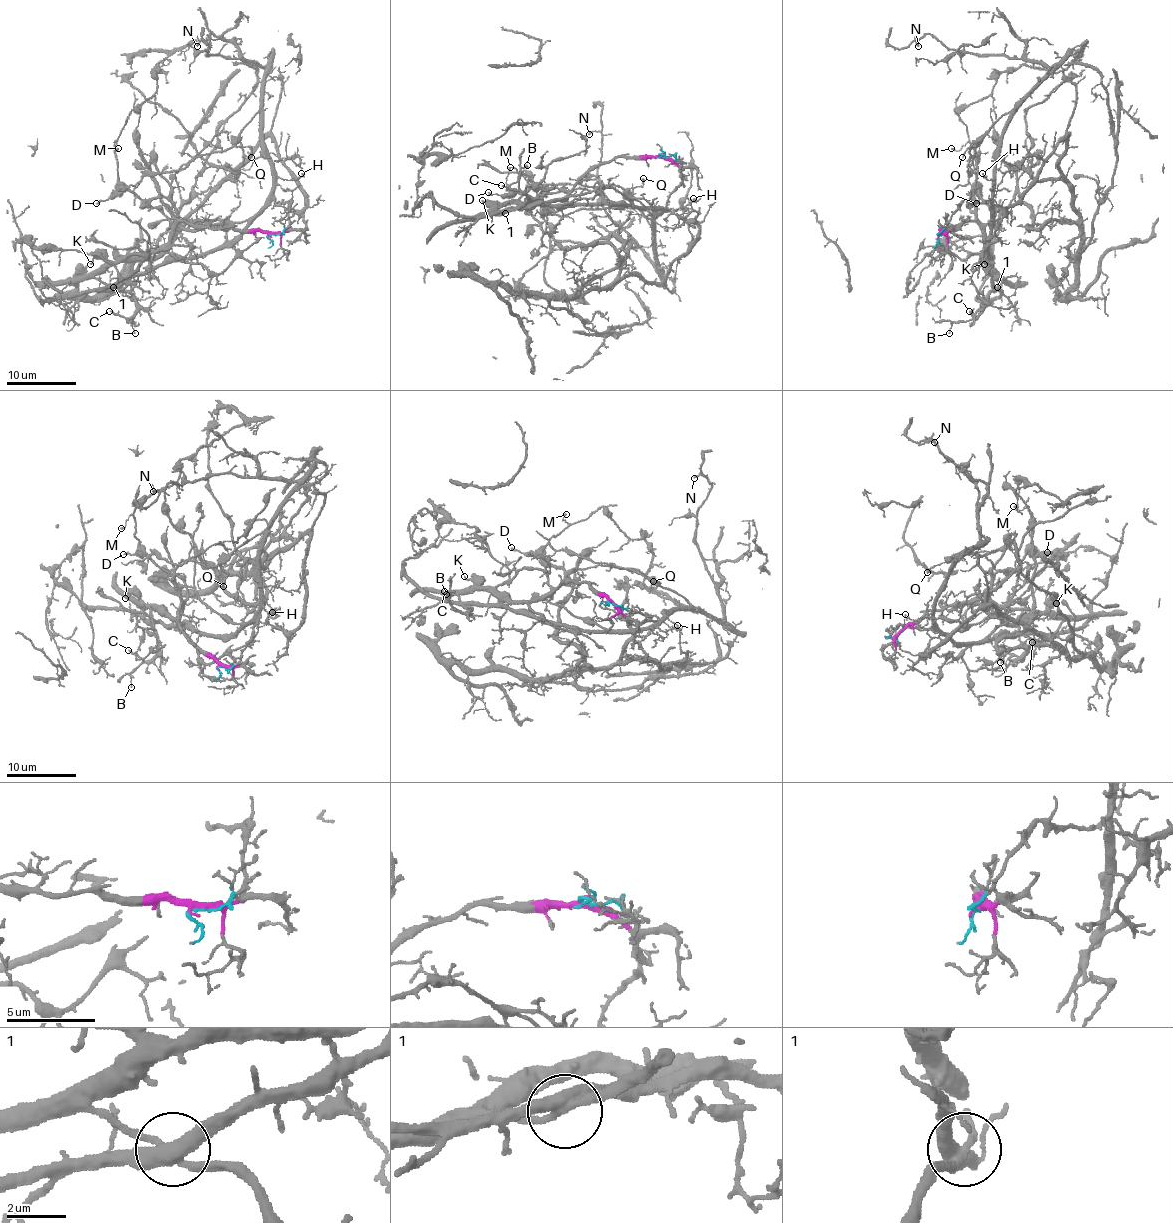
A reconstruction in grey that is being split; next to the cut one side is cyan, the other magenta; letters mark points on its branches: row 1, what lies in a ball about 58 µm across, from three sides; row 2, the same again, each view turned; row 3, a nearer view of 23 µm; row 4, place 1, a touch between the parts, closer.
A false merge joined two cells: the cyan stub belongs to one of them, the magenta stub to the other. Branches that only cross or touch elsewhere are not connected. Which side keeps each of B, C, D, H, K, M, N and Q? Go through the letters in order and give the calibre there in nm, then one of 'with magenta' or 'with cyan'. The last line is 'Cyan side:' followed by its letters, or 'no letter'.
B: calibre 120 nm; with magenta
C: calibre 180 nm; with magenta
D: calibre 170 nm; with magenta
H: calibre 180 nm; with cyan
K: calibre 140 nm; with magenta
M: calibre 160 nm; with magenta
N: calibre 110 nm; with cyan
Q: calibre 170 nm; with cyan
Cyan side: H, N, Q

